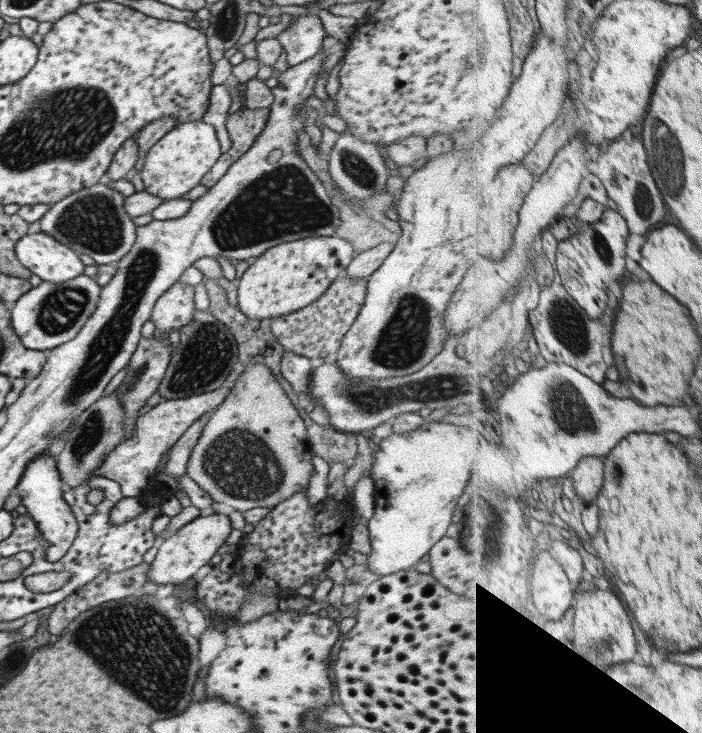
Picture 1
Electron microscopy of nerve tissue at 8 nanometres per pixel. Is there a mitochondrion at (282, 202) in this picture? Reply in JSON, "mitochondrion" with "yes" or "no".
{"mitochondrion":"yes"}

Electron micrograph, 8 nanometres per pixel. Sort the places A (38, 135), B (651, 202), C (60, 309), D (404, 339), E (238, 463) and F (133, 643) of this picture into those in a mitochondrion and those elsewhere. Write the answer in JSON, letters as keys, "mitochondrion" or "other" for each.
{"A":"mitochondrion","B":"mitochondrion","C":"mitochondrion","D":"mitochondrion","E":"mitochondrion","F":"mitochondrion"}

